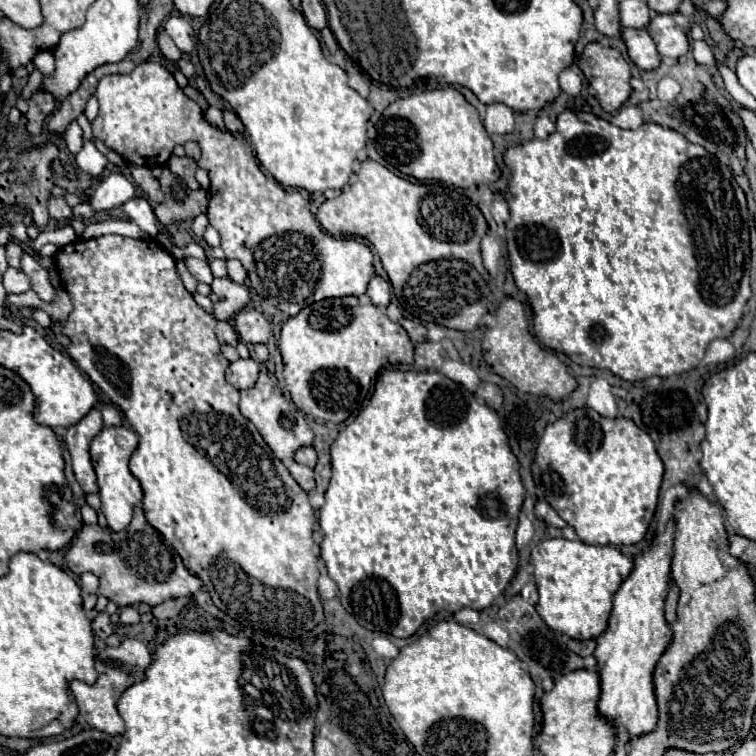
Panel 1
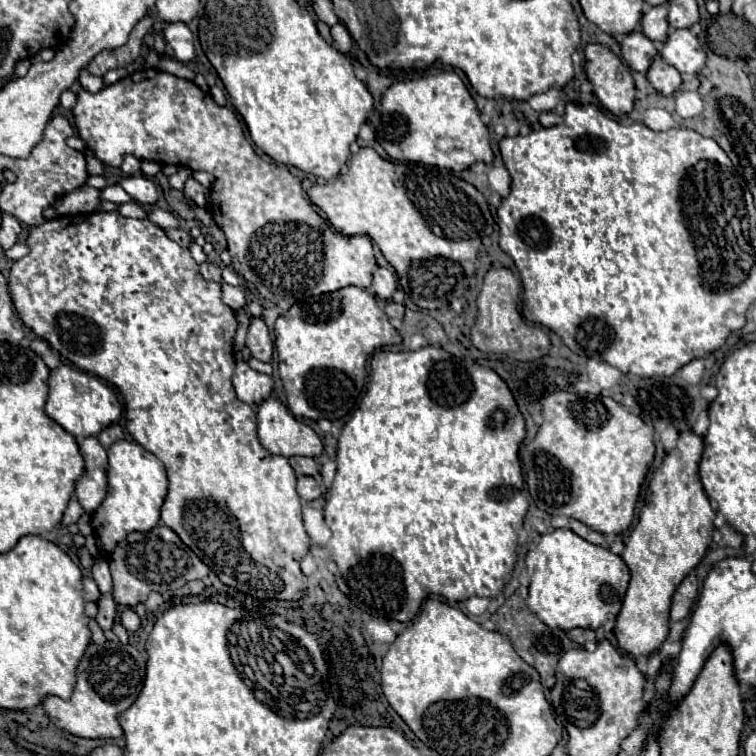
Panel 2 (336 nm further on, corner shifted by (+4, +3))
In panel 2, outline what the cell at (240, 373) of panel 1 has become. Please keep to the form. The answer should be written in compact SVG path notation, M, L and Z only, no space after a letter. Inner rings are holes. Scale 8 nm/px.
M246 361L236 363L236 371L232 377L232 385L240 401L248 405L258 405L272 393L272 377L254 371Z

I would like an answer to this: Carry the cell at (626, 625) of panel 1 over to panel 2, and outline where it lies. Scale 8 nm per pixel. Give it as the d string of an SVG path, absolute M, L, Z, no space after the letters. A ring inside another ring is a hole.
M692 431L680 433L676 449L664 457L662 467L648 483L638 525L630 533L622 553L632 579L614 625L614 635L618 647L632 659L650 657L666 641L672 593L704 557L714 535L714 509L696 471L702 443L702 437Z

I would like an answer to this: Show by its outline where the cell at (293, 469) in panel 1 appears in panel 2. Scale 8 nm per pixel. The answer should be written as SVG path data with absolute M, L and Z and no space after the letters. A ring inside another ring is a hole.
M300 475L300 477L298 477L298 495L300 495L304 501L312 501L312 499L322 497L322 489L320 489L320 485L314 481L314 477Z

